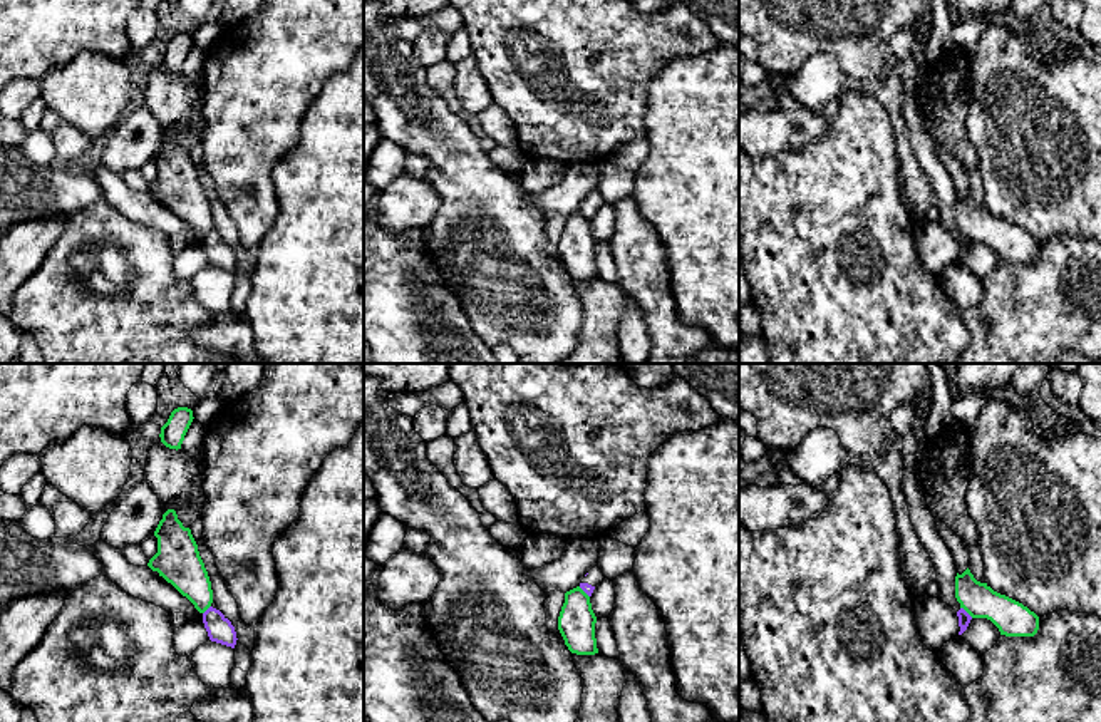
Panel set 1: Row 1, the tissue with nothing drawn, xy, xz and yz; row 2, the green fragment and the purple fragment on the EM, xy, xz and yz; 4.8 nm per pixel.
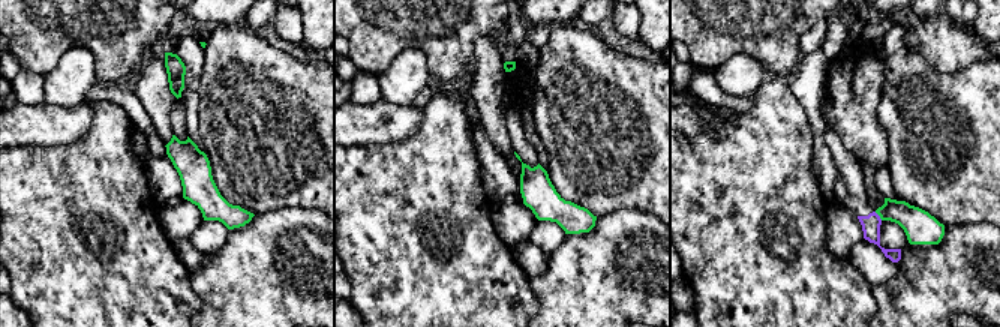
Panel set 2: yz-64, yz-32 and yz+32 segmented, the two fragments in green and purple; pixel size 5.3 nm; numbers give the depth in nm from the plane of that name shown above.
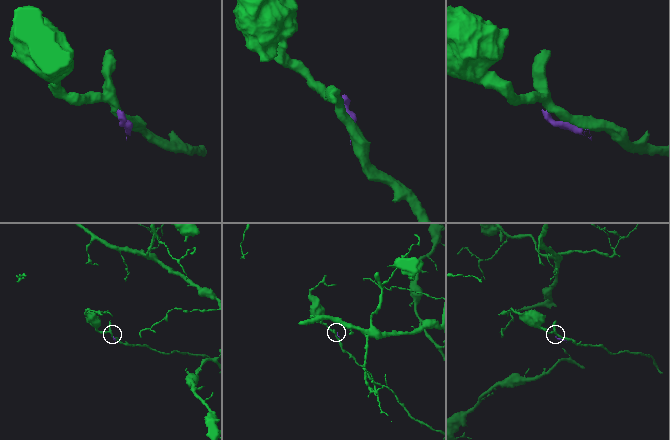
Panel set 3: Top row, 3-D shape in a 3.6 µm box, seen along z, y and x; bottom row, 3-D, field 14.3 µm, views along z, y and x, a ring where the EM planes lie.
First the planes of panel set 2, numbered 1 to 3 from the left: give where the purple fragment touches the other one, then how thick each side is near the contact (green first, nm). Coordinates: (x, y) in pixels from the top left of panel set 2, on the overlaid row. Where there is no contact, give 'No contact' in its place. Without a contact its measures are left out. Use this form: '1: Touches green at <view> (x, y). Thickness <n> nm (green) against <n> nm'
1: No contact
2: No contact
3: Touches green at yz+32 (879, 215). Thickness 180 nm (green) against 100 nm

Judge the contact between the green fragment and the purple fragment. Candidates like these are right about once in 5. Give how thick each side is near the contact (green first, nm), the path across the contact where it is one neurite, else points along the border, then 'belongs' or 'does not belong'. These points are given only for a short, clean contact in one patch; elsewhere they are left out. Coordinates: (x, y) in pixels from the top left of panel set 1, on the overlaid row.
170 nm thick on the green side, 60 nm on the other; does not belong

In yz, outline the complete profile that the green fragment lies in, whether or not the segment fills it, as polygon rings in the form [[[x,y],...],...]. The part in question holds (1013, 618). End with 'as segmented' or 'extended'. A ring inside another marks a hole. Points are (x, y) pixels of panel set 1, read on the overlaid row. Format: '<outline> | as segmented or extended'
[[[969,568],[955,576],[955,598],[972,618],[990,620],[1000,635],[1034,637],[1039,630],[1039,616],[1034,611],[977,581]]] | as segmented

